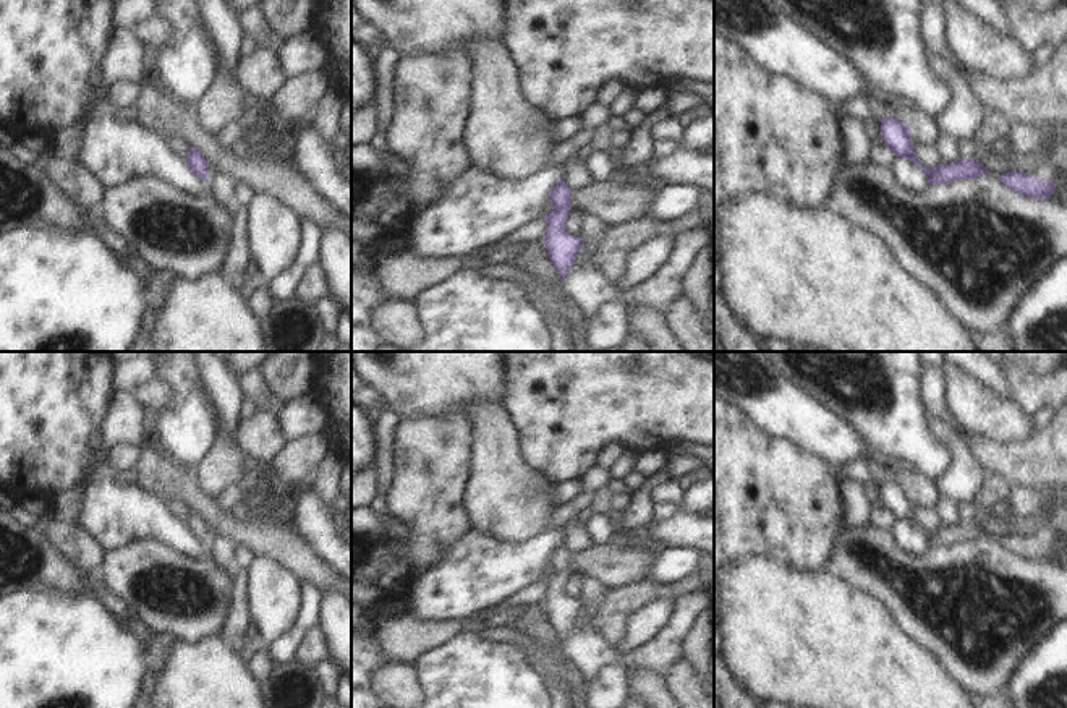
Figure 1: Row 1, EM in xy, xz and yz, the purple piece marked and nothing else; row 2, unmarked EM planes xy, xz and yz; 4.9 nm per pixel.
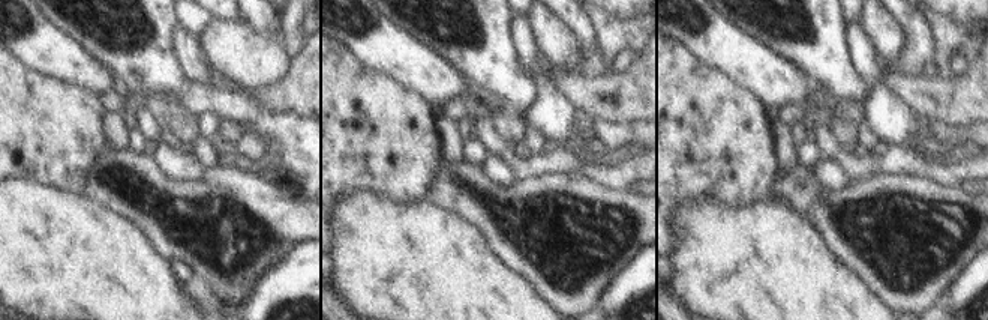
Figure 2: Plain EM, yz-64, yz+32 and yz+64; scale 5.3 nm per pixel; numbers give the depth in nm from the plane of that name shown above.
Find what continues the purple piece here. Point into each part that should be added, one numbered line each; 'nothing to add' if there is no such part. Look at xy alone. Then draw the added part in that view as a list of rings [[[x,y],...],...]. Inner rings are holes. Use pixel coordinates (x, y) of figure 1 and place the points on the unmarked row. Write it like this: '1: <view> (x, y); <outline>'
nothing to add

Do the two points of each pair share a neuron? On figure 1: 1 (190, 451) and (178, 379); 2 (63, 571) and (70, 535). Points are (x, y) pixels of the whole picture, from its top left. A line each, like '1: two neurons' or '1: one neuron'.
1: one neuron
2: two neurons

